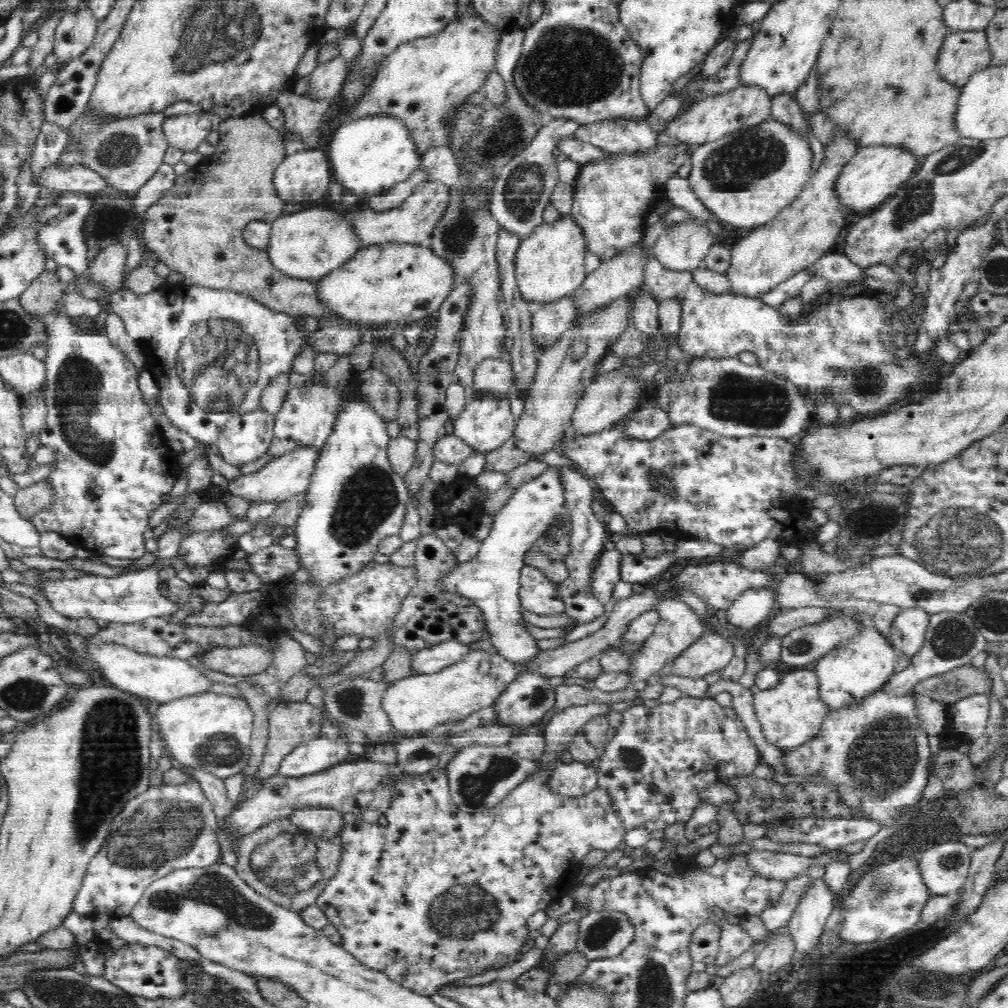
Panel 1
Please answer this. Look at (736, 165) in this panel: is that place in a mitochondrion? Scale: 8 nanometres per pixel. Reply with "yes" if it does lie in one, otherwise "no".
yes

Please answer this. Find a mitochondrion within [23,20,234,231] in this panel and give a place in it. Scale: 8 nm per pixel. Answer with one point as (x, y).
(123, 150)

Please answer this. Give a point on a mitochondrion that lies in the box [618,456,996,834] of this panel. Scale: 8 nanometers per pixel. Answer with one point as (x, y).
(882, 762)

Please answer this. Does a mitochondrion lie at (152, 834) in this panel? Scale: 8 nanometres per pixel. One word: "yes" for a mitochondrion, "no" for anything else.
yes

